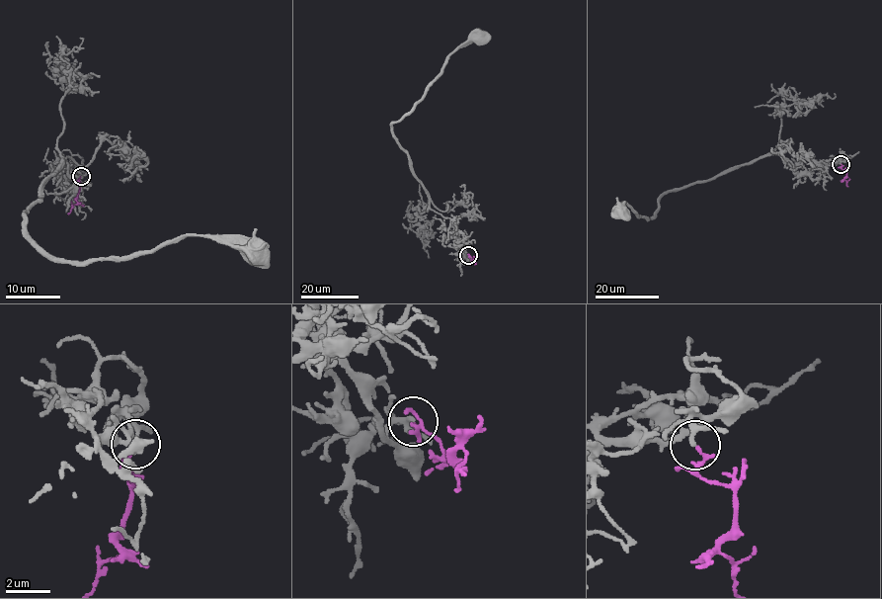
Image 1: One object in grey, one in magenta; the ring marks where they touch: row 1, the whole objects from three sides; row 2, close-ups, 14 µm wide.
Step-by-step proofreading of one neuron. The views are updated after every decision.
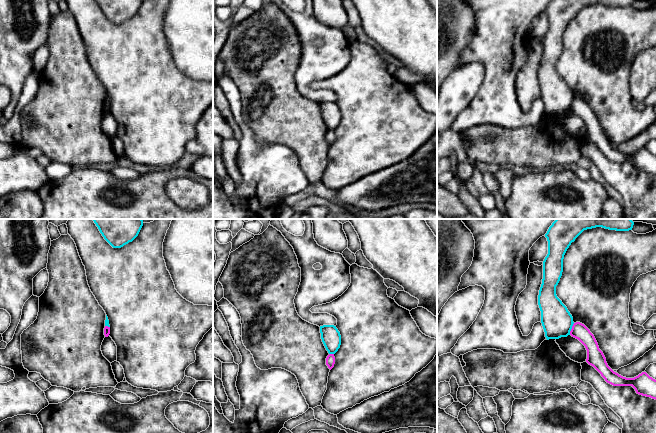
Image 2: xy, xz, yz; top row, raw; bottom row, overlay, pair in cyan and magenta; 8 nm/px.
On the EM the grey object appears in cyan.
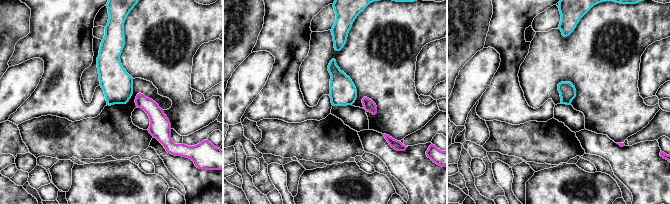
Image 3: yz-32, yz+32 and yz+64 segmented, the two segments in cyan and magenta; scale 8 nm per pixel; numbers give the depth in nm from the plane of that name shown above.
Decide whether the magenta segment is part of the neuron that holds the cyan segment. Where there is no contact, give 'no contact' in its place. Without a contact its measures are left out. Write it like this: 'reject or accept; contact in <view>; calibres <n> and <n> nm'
reject; contact in yz; calibres 240 and 130 nm

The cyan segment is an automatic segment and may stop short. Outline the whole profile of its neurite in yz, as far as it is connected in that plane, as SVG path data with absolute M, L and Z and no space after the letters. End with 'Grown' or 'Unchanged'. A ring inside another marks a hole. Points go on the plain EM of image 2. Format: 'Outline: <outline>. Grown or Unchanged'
Outline: M552 0L545 13L548 17L548 30L543 37L543 55L538 71L538 81L541 87L541 99L545 108L545 113L549 115L559 115L570 111L574 100L573 93L567 83L556 71L558 61L563 48L564 31L572 18L587 5L602 3L609 6L629 7L634 0Z. Unchanged

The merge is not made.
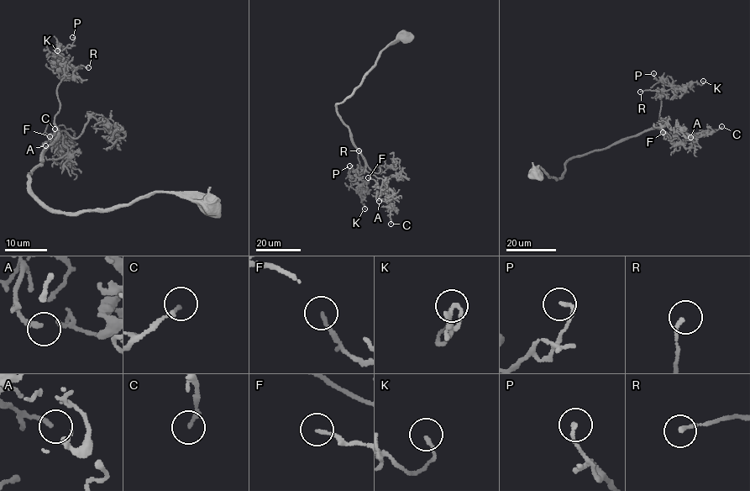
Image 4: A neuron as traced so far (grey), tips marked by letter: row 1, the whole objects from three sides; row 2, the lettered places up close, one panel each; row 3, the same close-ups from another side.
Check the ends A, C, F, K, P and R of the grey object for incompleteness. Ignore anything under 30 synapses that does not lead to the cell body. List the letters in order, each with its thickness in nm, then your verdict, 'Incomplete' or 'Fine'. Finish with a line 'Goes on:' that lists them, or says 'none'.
A: Thickness 200 nm. Fine
C: Thickness 200 nm. Fine
F: Thickness 140 nm. Fine
K: Thickness 140 nm. Fine
P: Thickness 150 nm. Fine
R: Thickness 170 nm. Fine
Goes on: none

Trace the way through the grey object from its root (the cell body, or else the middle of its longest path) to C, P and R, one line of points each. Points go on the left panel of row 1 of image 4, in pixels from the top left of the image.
C: (209, 202), (154, 192), (108, 208), (57, 212), (34, 195), (28, 176), (56, 128), (69, 158), (55, 129)
P: (209, 202), (154, 192), (57, 212), (34, 195), (28, 176), (58, 131), (65, 71), (57, 50), (72, 37)
R: (209, 202), (154, 192), (57, 212), (34, 195), (28, 176), (57, 134), (57, 85), (88, 67)

